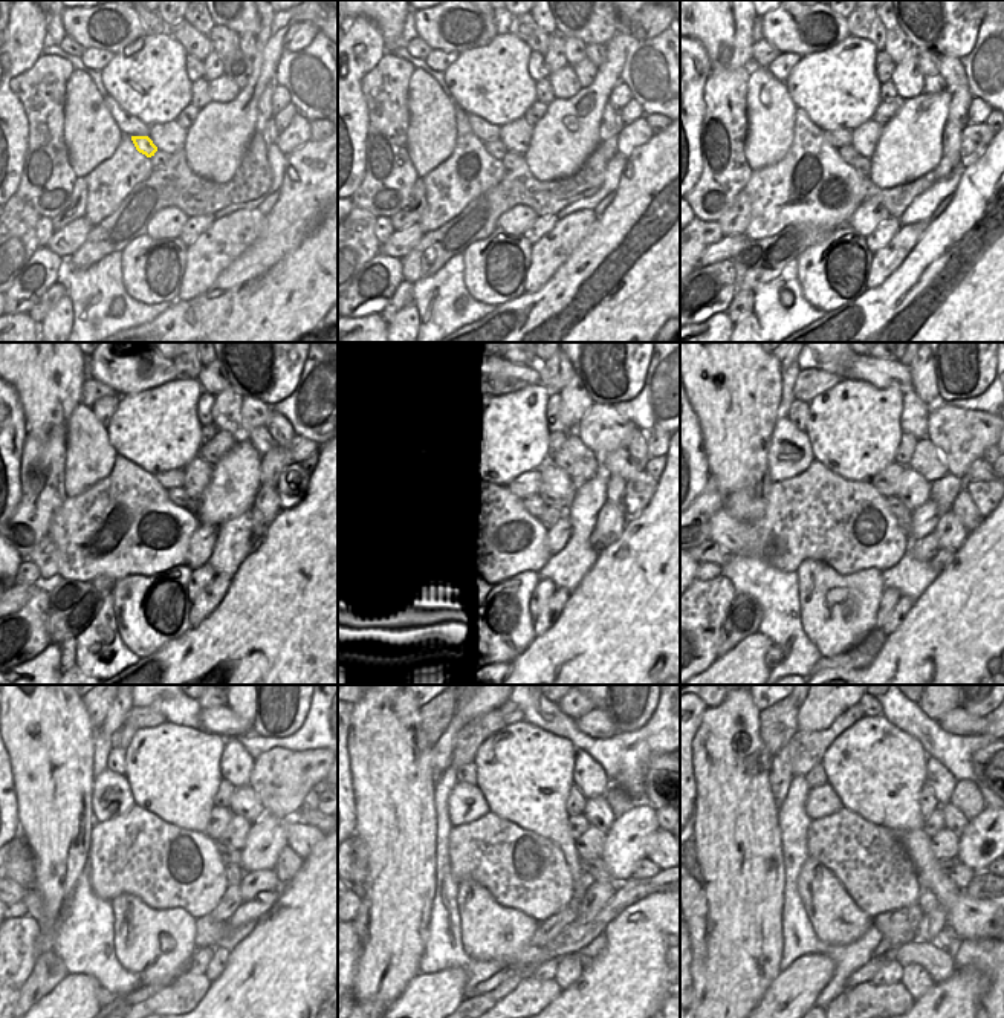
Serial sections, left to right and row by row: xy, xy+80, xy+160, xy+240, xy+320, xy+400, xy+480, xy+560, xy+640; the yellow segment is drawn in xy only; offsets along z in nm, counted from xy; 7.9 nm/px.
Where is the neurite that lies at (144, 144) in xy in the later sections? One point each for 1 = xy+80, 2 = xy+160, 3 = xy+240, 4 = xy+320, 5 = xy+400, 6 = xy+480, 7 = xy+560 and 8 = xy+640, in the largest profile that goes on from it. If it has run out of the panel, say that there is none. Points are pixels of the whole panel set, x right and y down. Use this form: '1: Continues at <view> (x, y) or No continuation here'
1: Continues at xy+80 (495, 149)
2: Continues at xy+160 (847, 153)
3: Continues at xy+240 (179, 496)
4: Continues at xy+320 (543, 509)
5: Continues at xy+400 (896, 506)
6: Continues at xy+480 (226, 855)
7: Continues at xy+560 (595, 867)
8: Continues at xy+640 (957, 872)

